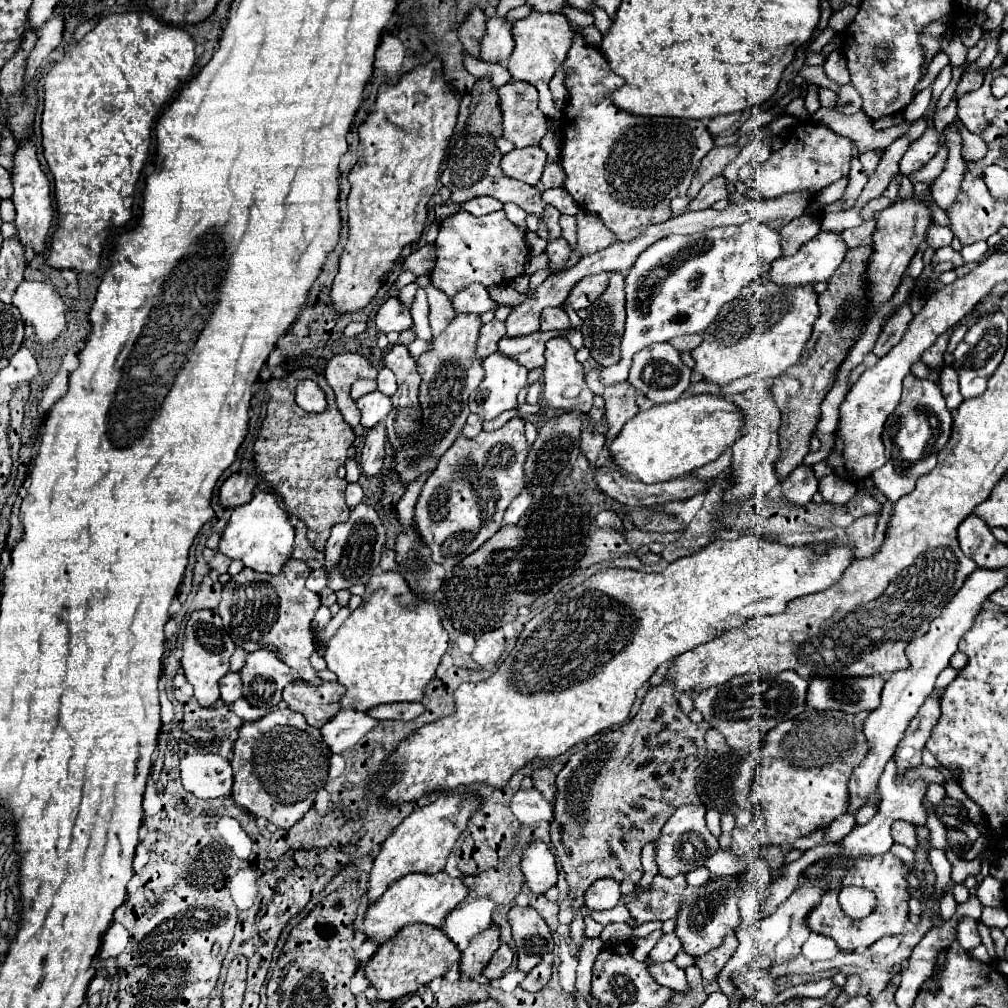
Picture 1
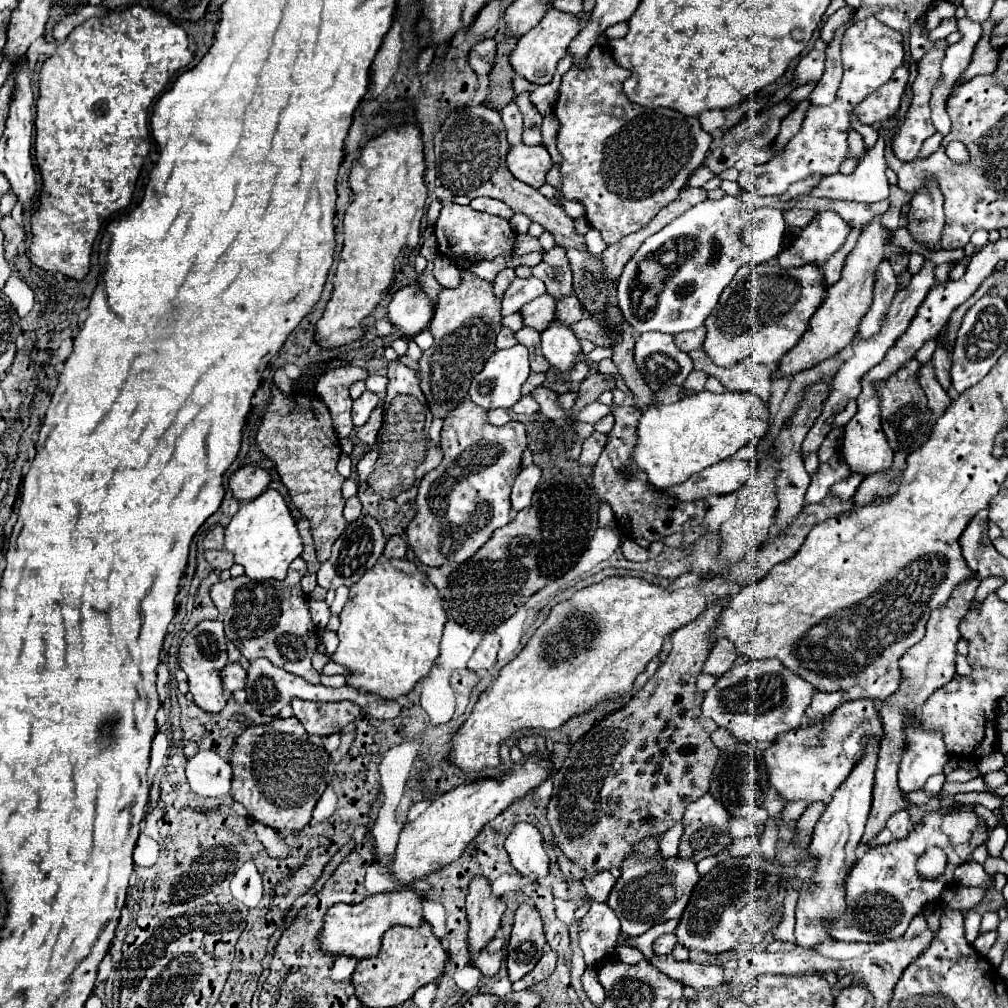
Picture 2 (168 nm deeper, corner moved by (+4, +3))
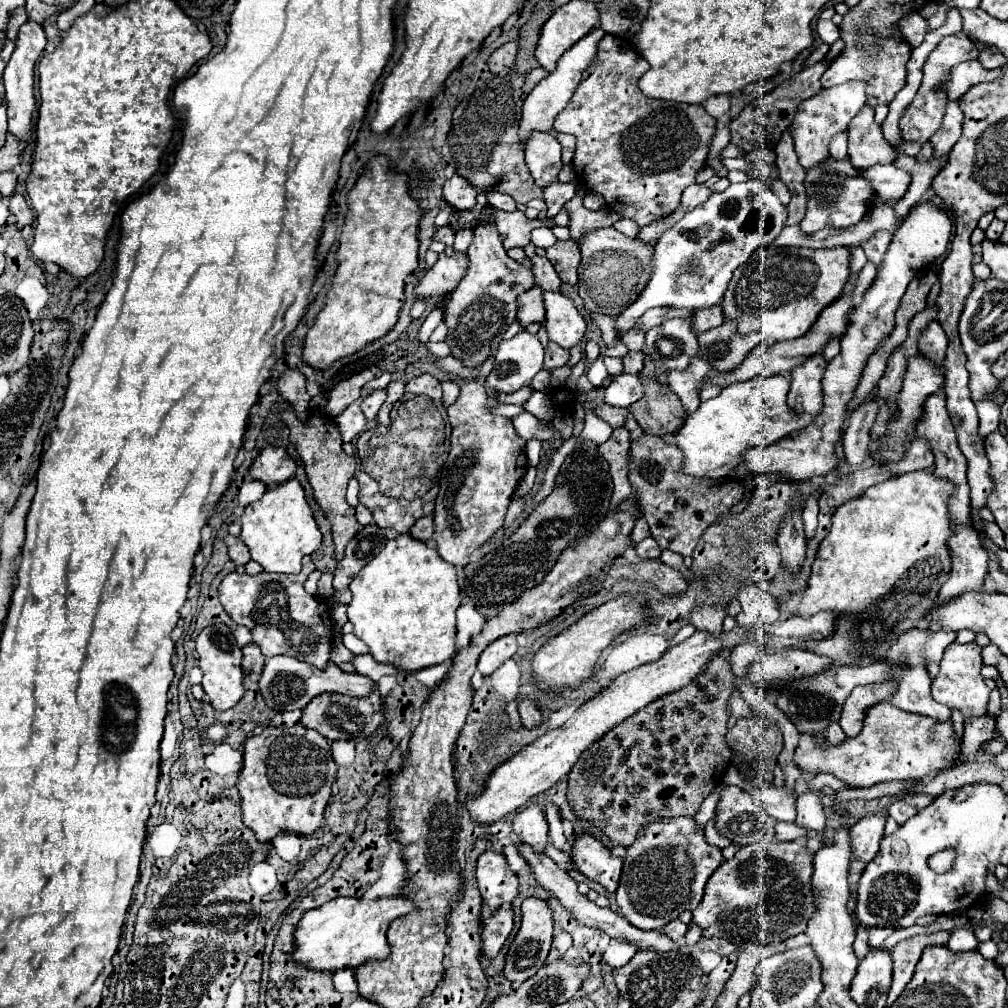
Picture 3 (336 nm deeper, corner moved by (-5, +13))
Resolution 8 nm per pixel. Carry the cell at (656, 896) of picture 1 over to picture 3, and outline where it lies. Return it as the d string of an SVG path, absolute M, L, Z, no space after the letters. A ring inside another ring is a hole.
M679 816L651 822L639 832L635 844L627 848L623 874L615 892L619 912L635 928L659 930L681 912L699 906L705 882L721 862L721 848L707 844L703 830L691 818Z

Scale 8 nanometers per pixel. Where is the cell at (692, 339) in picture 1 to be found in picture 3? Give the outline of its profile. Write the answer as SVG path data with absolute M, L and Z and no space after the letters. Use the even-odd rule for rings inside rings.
M717 304L715 308L705 308L703 312L695 312L691 326L693 326L693 330L695 330L697 334L701 334L701 332L707 332L707 330L713 330L713 328L721 326L723 320L725 320L725 318L723 318L721 304Z

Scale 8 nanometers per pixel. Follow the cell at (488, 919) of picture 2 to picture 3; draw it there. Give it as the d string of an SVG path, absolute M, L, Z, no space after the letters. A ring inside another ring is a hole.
M485 852L477 860L477 884L483 902L491 910L509 906L519 894L517 876L509 870L503 854Z

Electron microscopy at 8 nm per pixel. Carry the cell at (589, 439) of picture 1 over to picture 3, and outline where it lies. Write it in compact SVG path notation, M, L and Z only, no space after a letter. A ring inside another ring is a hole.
M621 426L615 428L611 438L599 446L599 454L607 460L609 464L609 474L613 481L613 494L611 505L616 507L625 502L633 492L627 480L627 448L629 448L629 432Z

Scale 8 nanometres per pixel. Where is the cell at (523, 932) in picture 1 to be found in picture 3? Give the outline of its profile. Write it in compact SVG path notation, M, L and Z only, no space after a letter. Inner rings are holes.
M525 898L521 910L523 910L523 922L521 922L521 928L519 928L515 940L511 942L511 948L507 952L507 962L505 962L505 976L511 980L513 988L519 988L519 984L523 984L523 980L537 974L537 970L545 964L545 958L551 948L551 938L553 938L553 920L551 920L553 912L545 900Z

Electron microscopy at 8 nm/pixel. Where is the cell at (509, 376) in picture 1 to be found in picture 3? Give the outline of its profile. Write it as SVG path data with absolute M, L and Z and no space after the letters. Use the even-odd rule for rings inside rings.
M519 332L515 338L499 344L495 364L487 376L487 388L495 392L515 392L541 370L543 352L535 334Z

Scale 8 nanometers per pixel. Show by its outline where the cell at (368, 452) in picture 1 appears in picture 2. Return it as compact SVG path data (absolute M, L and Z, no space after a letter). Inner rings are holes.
M378 404L378 406L372 410L368 422L366 422L364 426L360 426L356 434L358 434L358 438L360 438L364 444L372 446L372 444L376 442L376 434L378 434L378 430L380 430L380 426L382 426L382 404Z

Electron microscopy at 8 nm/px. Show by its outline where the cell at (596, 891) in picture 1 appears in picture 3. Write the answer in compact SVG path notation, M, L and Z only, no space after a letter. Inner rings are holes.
M575 836L573 846L575 868L589 880L601 884L607 892L615 892L623 868L623 860L611 856L611 852L593 836Z

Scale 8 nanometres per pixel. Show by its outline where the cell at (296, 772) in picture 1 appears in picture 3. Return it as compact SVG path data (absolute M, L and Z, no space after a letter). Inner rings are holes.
M295 724L291 728L279 726L279 728L263 728L261 734L253 734L245 742L243 752L245 766L239 774L237 788L241 794L241 808L243 808L243 822L253 828L255 836L261 842L271 842L279 832L291 830L295 834L313 834L319 830L323 820L323 810L327 806L327 800L331 798L331 782L337 774L337 764L331 756L331 740L321 736L315 730L305 730L301 724Z

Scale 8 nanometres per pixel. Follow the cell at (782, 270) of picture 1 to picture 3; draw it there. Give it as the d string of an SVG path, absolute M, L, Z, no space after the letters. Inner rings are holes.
M823 160L823 164L817 164L815 168L807 170L805 176L805 188L809 196L807 204L807 214L803 222L799 224L805 234L813 234L821 228L835 228L835 230L845 230L857 222L863 220L863 216L871 208L873 200L873 188L865 180L861 180L859 170L855 170L849 160Z

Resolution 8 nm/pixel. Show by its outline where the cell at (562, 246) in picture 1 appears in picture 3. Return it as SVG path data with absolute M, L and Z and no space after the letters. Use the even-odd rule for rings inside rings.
M575 240L557 242L547 248L547 260L553 264L557 274L567 284L577 284L577 266L579 266L579 244Z

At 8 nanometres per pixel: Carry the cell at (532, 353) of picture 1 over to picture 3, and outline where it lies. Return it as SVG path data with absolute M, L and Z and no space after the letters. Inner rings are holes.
M545 324L541 326L541 330L539 330L539 340L541 340L541 344L543 344L543 350L545 350L545 362L543 362L543 366L545 368L559 368L559 366L565 366L567 364L567 360L569 360L569 352L567 350L563 350L563 348L559 348L555 342L551 342L549 338L547 338L547 330L545 330Z

